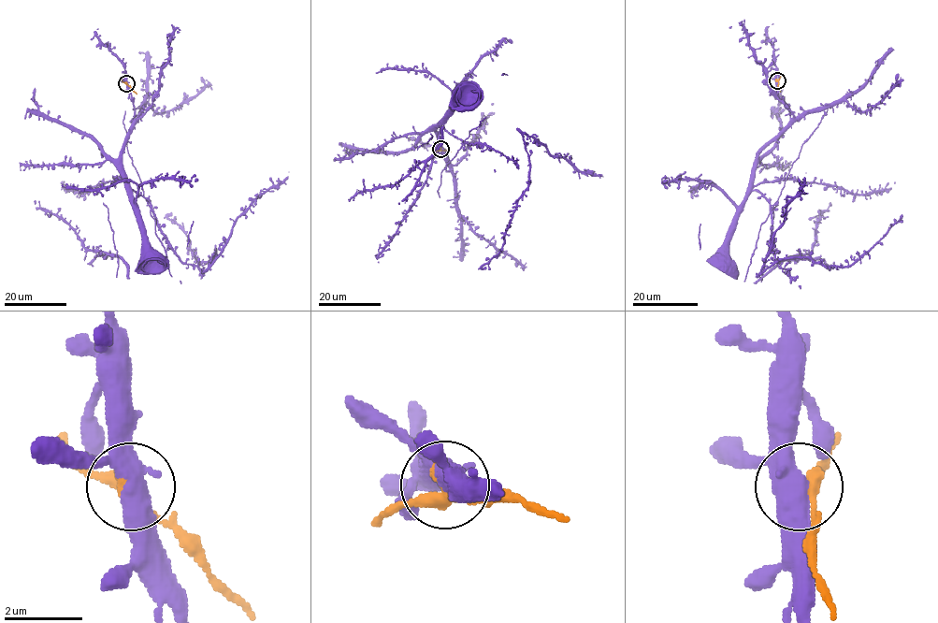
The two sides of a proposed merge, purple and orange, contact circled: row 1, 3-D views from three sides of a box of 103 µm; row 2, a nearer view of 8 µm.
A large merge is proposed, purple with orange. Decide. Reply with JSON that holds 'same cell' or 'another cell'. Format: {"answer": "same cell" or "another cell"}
{"answer": "another cell"}

